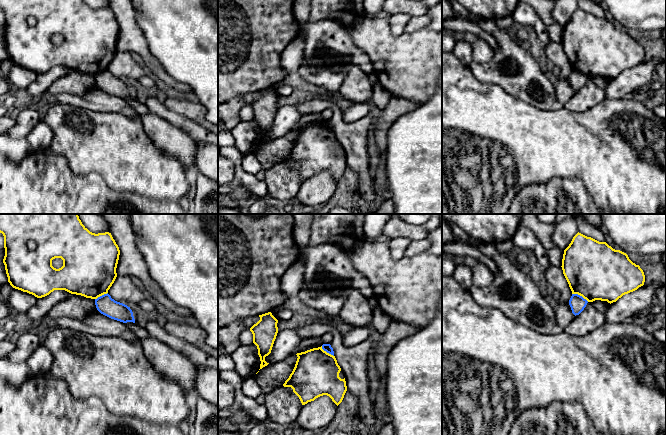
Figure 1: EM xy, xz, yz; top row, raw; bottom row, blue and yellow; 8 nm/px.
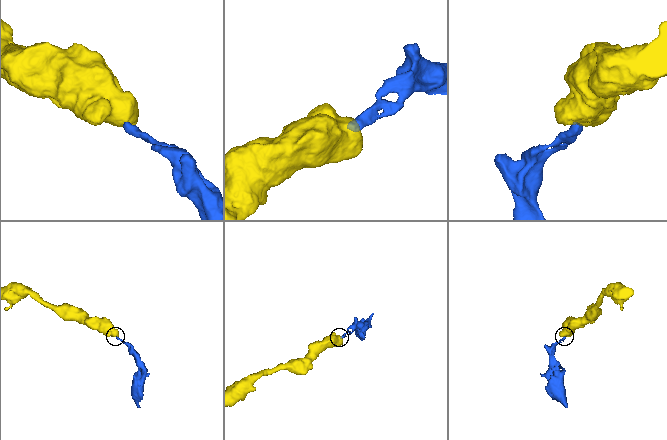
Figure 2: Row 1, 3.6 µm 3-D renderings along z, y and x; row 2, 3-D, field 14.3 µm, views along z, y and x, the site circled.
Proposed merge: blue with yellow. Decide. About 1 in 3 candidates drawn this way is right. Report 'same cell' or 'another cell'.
another cell

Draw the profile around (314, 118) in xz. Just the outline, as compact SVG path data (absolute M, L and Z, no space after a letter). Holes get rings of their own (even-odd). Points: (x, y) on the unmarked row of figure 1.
M311 113L308 115L303 115L296 122L294 130L305 128L313 124L318 124L318 123L321 123L322 121L323 121L323 117L321 113Z

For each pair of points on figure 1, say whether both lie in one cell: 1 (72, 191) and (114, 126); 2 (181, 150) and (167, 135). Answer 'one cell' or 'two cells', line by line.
1: two cells
2: one cell

